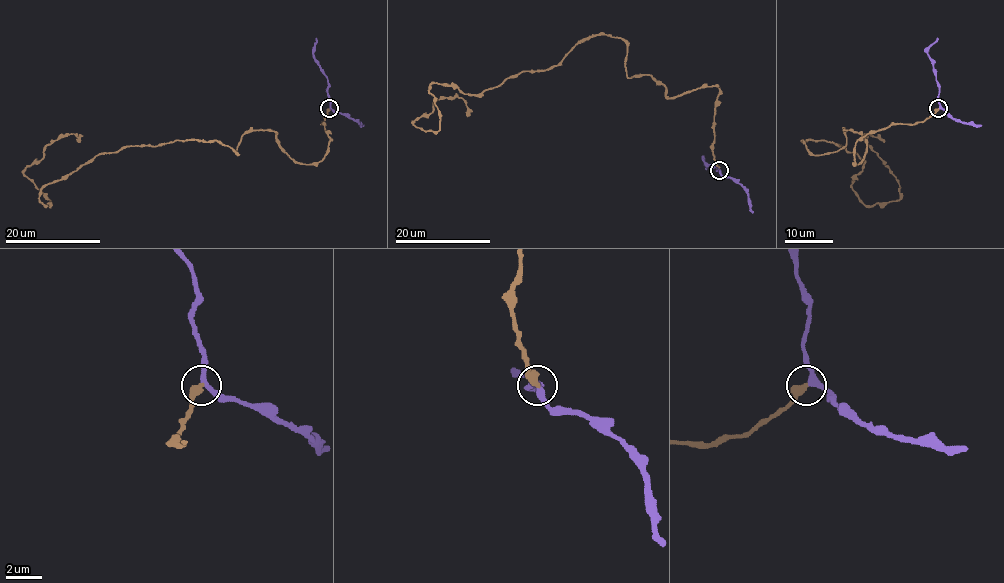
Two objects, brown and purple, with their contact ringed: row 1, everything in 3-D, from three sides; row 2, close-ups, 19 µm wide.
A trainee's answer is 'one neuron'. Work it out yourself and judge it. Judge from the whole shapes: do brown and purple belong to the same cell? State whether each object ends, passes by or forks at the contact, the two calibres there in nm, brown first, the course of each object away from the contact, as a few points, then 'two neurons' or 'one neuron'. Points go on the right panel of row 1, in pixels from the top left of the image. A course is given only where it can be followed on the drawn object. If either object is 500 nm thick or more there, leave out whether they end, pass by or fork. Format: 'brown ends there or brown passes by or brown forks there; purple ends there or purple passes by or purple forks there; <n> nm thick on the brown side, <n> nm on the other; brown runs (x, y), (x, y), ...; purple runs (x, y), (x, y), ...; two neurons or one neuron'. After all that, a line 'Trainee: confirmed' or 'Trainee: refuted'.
brown ends there; purple passes by; 480 nm thick on the brown side, 280 nm on the other; brown runs (939, 108), (856, 164), (853, 131), (803, 140), (856, 154), (873, 206), (899, 198), (884, 142); purple runs (939, 108), (939, 83), (928, 55), (928, 47), (938, 38); one neuron
Trainee: confirmed

